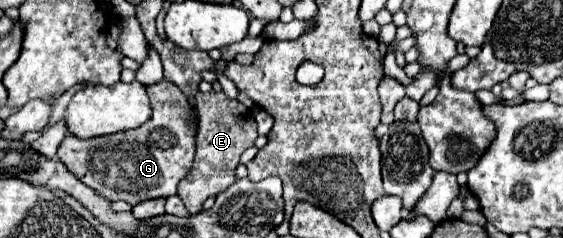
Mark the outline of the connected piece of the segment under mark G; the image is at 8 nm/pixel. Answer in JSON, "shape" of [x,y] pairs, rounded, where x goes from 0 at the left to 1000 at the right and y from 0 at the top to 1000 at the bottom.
{"shape":[[[298,336],[263,361],[263,395],[274,479],[249,538],[199,571],[171,571],[171,588],[117,571],[103,622],[103,664],[117,706],[192,840],[224,840],[242,866],[252,840],[306,824],[313,815],[313,773],[341,706],[352,529],[341,496],[341,437],[327,387]]]}

